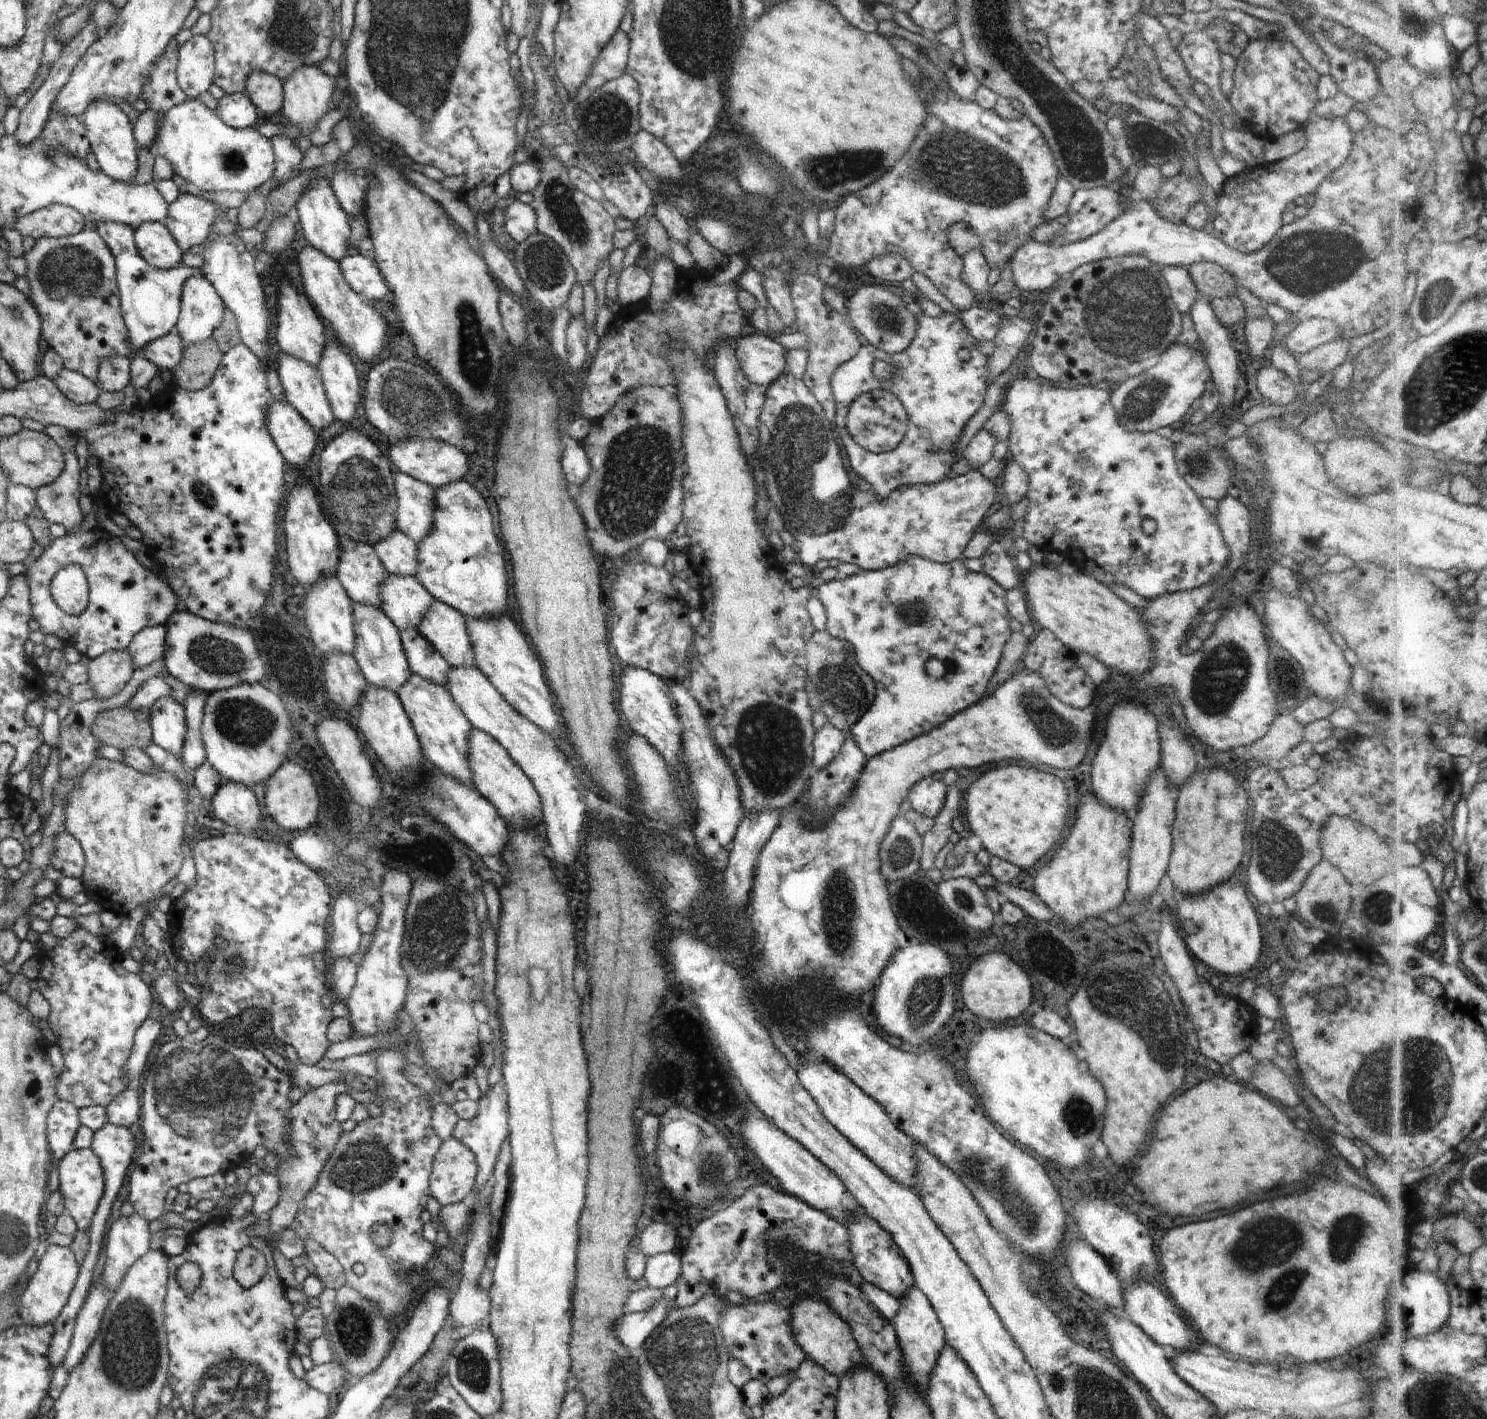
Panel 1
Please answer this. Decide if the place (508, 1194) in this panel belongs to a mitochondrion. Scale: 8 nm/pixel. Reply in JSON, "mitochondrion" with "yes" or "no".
{"mitochondrion":"no"}

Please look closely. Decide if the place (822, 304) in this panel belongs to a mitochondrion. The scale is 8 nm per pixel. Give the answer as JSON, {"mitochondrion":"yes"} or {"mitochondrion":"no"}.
{"mitochondrion":"no"}

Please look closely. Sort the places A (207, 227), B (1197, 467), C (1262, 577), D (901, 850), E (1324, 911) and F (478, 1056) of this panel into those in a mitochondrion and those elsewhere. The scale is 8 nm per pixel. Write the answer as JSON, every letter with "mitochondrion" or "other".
{"A":"other","B":"mitochondrion","C":"other","D":"mitochondrion","E":"mitochondrion","F":"other"}

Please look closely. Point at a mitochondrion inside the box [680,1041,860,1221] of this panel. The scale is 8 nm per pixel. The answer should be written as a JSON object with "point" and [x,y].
{"point":[713,1168]}

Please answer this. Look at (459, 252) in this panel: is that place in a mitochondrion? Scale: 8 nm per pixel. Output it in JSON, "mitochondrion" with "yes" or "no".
{"mitochondrion":"no"}

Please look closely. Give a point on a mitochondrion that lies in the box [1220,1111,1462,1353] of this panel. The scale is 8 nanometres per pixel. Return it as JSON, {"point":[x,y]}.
{"point":[1272,1243]}

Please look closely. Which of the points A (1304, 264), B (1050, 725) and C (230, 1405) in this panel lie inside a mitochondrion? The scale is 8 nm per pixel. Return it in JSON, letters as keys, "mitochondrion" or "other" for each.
{"A":"mitochondrion","B":"mitochondrion","C":"mitochondrion"}

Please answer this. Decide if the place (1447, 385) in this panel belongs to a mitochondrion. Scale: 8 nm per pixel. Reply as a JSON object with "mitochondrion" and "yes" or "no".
{"mitochondrion":"yes"}

